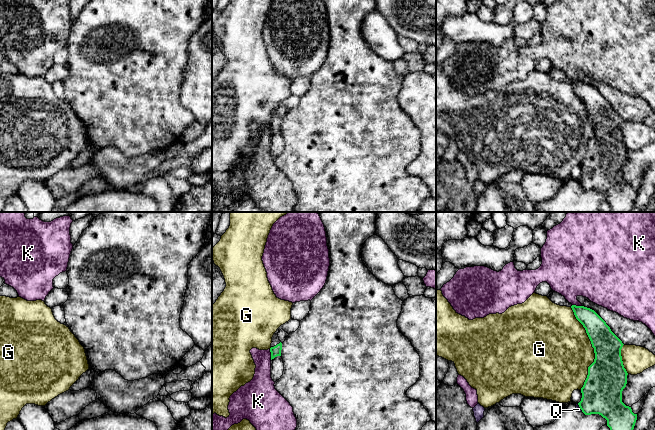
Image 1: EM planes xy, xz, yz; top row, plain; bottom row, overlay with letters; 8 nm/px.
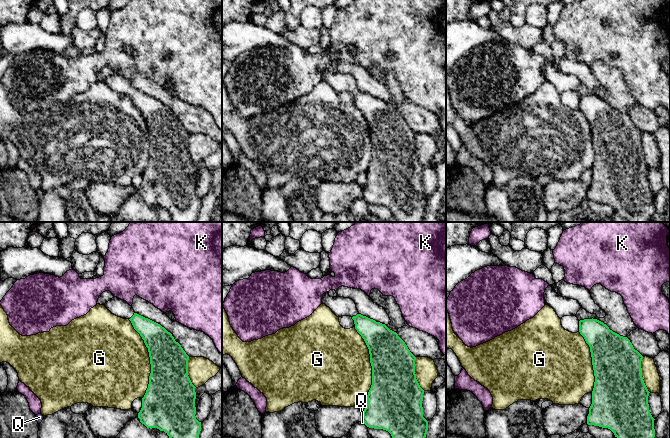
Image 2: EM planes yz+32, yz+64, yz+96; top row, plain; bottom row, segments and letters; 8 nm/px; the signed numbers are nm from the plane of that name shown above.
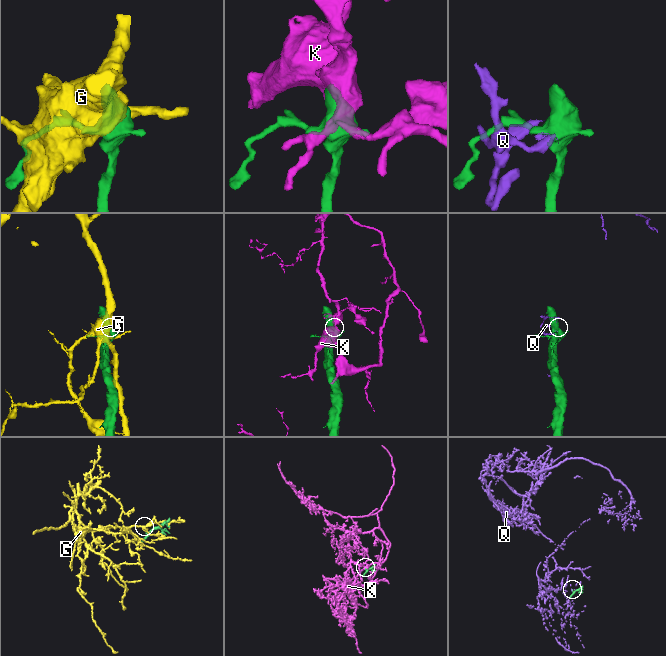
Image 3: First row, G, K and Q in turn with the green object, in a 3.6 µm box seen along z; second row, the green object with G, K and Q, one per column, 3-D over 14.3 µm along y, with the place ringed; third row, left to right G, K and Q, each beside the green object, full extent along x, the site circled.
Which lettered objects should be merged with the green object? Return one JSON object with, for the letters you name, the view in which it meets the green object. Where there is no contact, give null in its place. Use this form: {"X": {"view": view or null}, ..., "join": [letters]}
{"join": []}

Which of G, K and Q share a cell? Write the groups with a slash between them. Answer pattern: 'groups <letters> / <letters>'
groups G / K / Q

